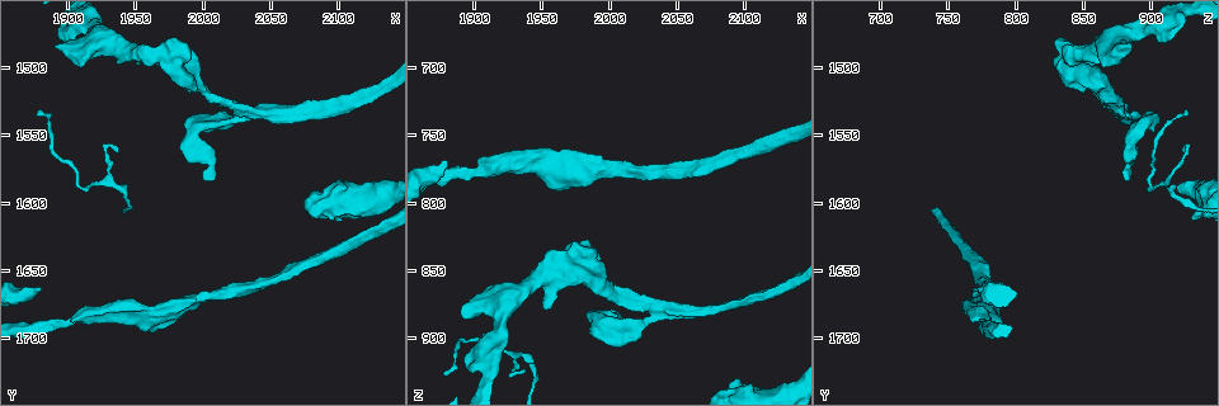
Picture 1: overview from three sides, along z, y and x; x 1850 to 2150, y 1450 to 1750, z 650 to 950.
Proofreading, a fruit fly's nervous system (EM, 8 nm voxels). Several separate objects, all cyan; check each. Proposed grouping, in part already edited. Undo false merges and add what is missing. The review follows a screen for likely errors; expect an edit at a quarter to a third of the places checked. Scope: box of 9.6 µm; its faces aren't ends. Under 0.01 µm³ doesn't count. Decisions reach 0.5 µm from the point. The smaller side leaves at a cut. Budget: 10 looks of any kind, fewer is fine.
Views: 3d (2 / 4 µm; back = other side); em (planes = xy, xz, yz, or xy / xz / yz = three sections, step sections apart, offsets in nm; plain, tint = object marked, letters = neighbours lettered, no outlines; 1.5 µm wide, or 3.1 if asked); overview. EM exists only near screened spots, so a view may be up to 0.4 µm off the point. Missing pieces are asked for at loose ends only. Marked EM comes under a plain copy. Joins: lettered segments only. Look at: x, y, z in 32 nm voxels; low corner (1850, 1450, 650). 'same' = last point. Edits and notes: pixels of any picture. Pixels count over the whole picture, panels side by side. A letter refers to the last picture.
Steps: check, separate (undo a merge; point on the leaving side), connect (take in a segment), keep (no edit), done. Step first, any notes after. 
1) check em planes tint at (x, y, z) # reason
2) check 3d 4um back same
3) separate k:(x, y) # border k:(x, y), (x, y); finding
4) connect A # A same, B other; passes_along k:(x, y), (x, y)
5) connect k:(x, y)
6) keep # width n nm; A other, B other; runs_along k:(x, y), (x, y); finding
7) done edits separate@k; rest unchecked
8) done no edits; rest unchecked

check 3d 2um at (2006, 1582, 880) # end of a long branch

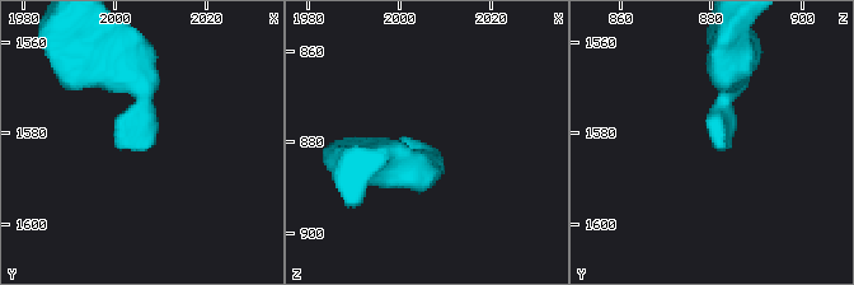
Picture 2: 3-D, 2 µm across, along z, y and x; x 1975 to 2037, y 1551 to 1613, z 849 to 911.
check em planes tint at (2005, 1584, 882) # shape alone is not enough

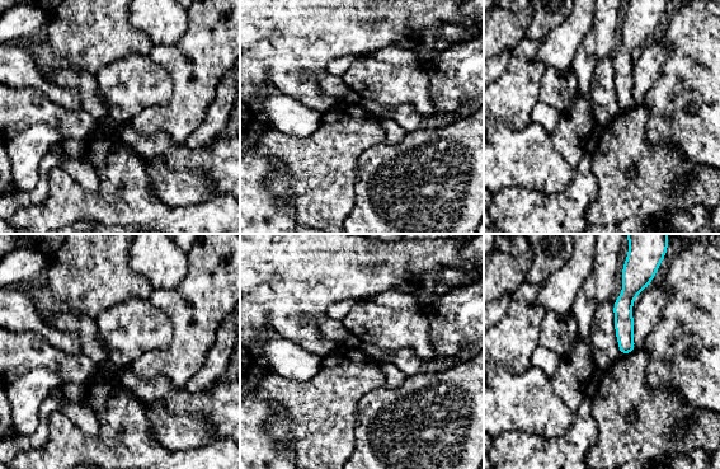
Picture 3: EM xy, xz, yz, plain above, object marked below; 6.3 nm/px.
check em planes letters same

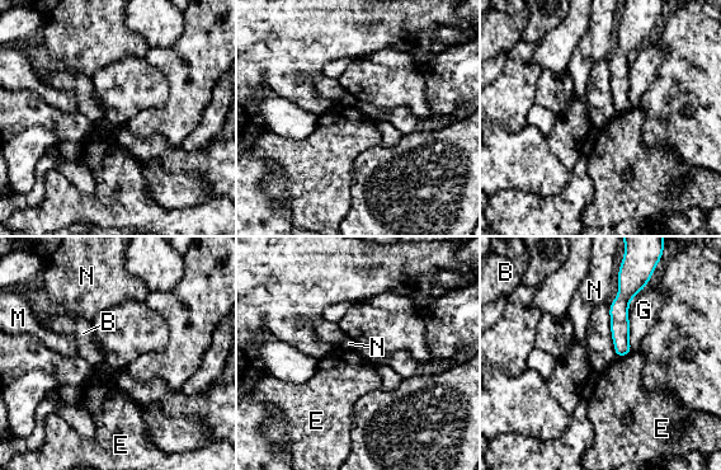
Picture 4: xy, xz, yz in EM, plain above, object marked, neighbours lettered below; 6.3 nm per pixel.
keep # B other, E other, G other, M other, N other; runs_along 4:(626, 282), (620, 305), (618, 353); none of them fits

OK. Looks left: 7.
check 3d 4um at (1954, 1678, 760) # stops while still wide

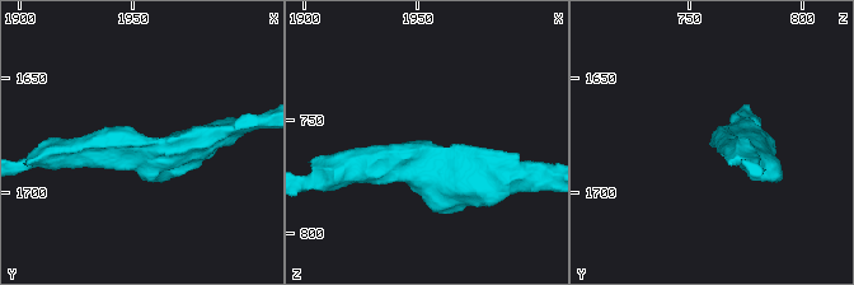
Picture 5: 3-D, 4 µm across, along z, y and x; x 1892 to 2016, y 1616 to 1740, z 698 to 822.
check em 3.1um xy step 8 letters at (1955, 1678, 761)

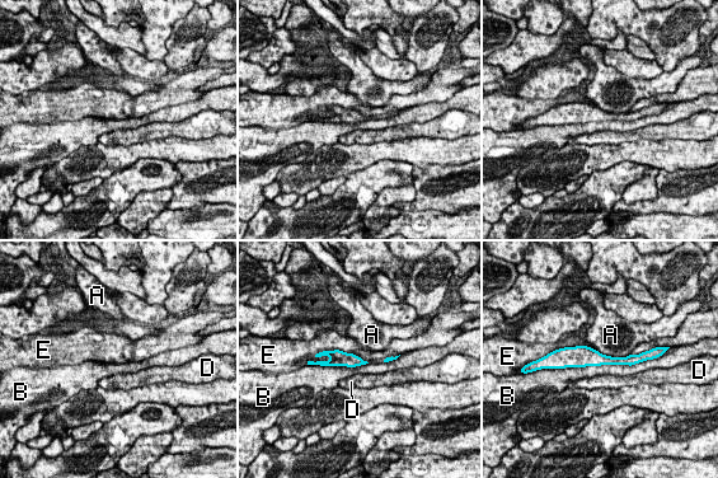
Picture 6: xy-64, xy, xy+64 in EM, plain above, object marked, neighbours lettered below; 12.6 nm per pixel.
keep # A other, B other, D other, E other; none of them fits

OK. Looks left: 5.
check em planes letters at (1878, 1664, 768)

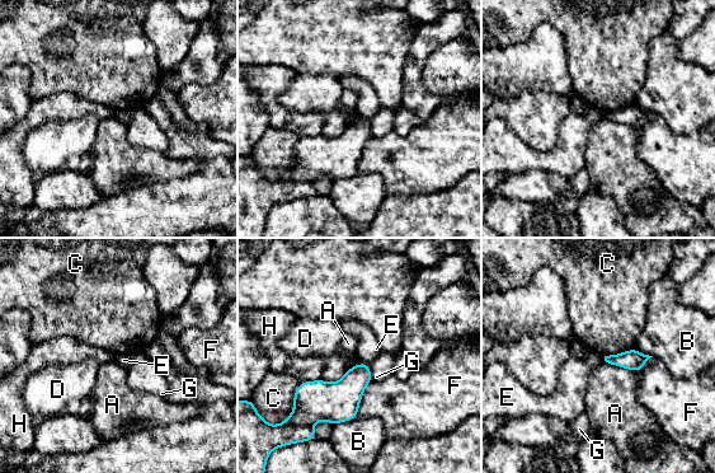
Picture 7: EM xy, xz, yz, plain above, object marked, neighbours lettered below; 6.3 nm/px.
keep # longest_contact F 260 nm; A other, B other, C other, D other, E other, F other, G other, H other; border 7:(361, 361), (368, 364); no lettered segment goes on from it

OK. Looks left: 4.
check 3d 2um at (1884, 1540, 914) # end of a long branch

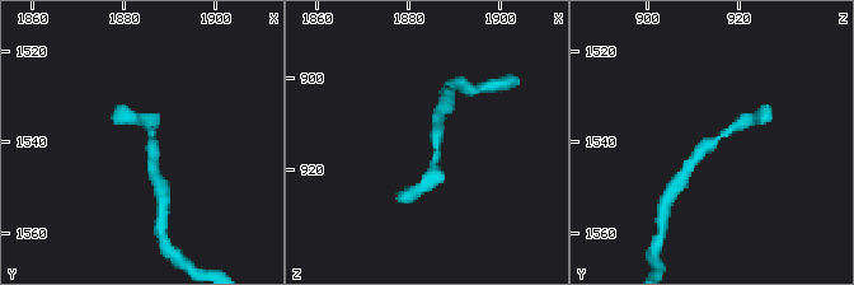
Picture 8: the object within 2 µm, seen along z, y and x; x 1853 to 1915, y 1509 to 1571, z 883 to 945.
check em planes letters at (1886, 1540, 915) # now the EM

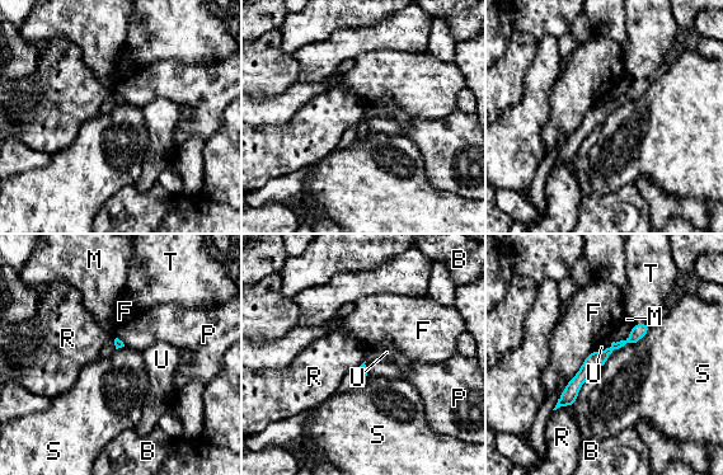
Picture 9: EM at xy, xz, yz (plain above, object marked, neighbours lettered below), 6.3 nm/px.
keep # B other, F other, M other, P other, R other, S other, T other, U other; runs_along 9:(646, 327), (599, 358), (560, 403); no lettered segment goes on from it

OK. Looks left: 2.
done no edits; rest unchecked

